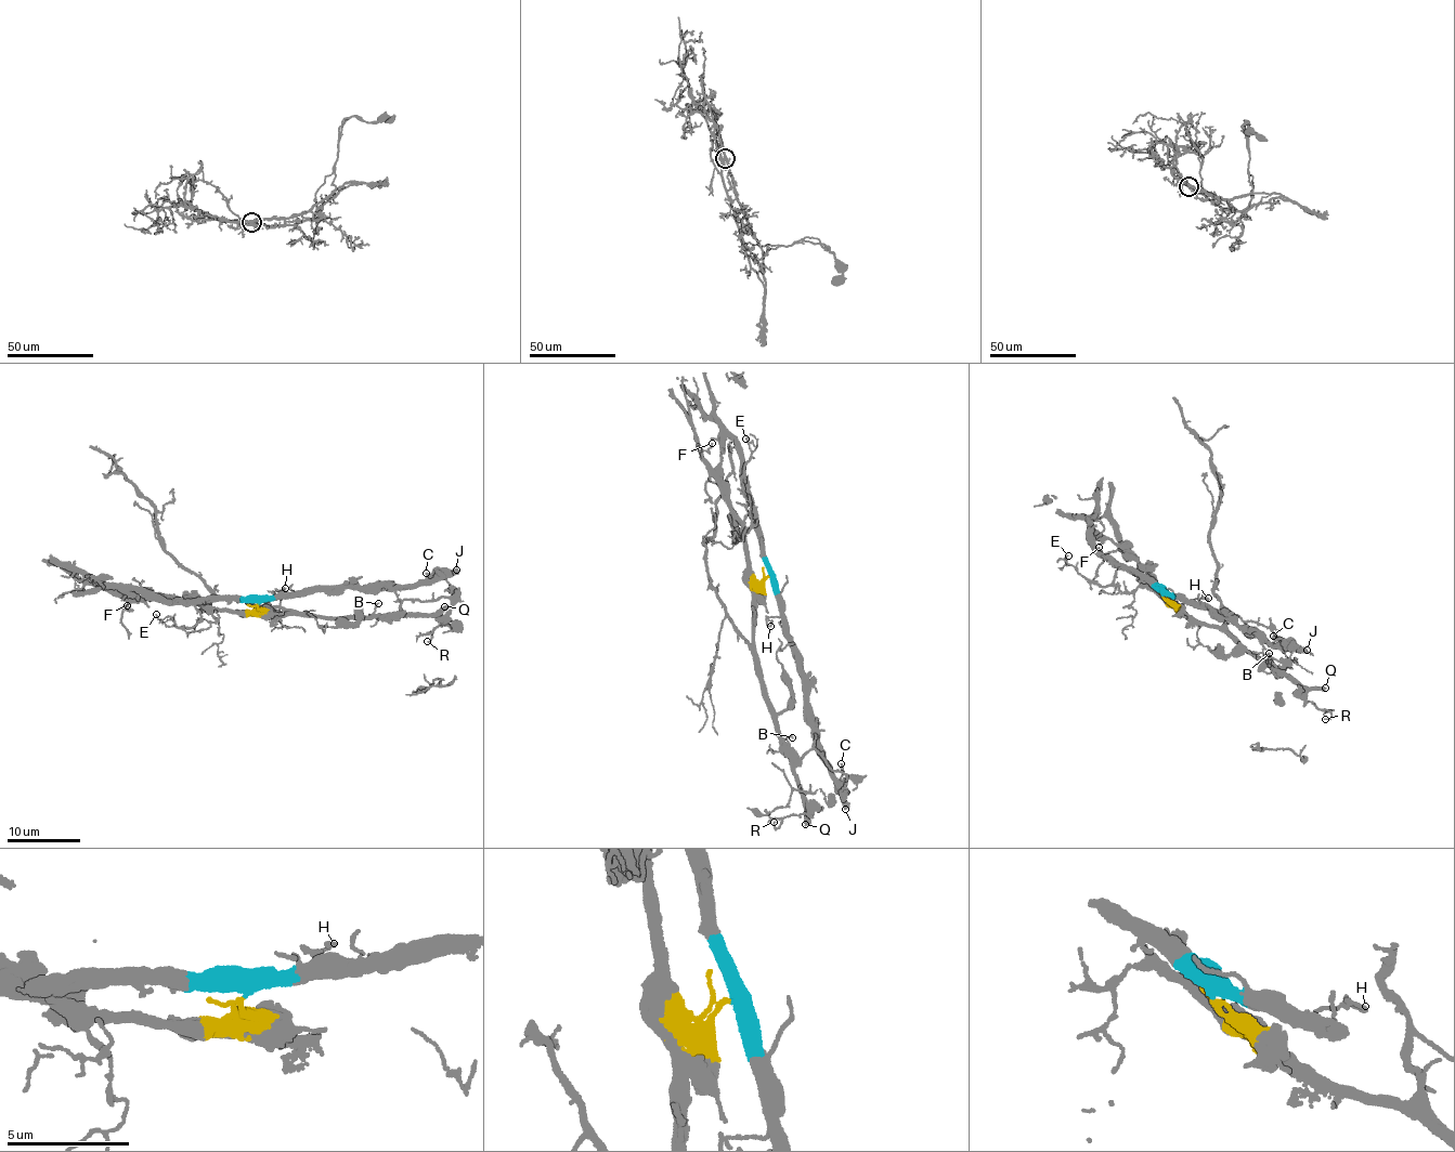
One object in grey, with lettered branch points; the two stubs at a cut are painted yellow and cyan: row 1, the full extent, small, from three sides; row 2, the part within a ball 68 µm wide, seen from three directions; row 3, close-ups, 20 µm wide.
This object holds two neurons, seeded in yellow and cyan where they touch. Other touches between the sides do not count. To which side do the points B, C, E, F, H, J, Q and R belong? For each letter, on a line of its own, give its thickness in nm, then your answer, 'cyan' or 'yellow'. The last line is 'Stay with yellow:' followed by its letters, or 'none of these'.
B: 140 nm thick; yellow
C: 190 nm thick; cyan
E: 110 nm thick; cyan
F: 110 nm thick; yellow
H: 190 nm thick; cyan
J: 500 nm thick; cyan
Q: 460 nm thick; yellow
R: 120 nm thick; yellow
Stay with yellow: B, F, Q, R

